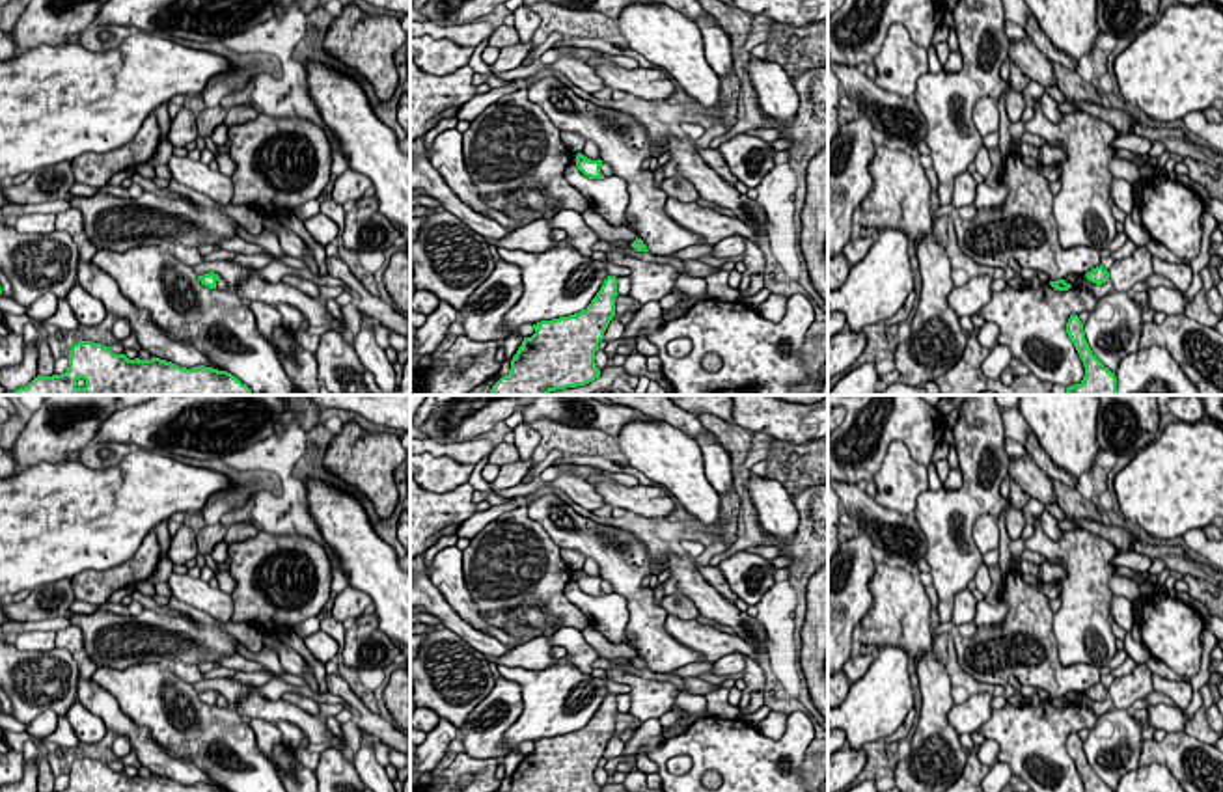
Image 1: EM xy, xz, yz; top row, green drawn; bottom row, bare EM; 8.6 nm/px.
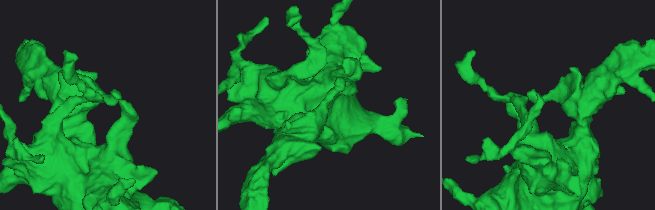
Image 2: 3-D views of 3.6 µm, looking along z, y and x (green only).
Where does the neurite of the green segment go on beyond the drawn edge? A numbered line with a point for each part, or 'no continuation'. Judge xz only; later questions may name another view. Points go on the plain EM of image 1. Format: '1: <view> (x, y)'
1: xz (644, 673)

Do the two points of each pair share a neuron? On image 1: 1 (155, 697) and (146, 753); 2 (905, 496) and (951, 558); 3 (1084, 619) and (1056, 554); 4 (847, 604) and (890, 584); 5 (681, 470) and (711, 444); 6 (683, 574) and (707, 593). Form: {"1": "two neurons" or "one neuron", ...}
{"1": "two neurons", "2": "two neurons", "3": "one neuron", "4": "two neurons", "5": "one neuron", "6": "one neuron"}

